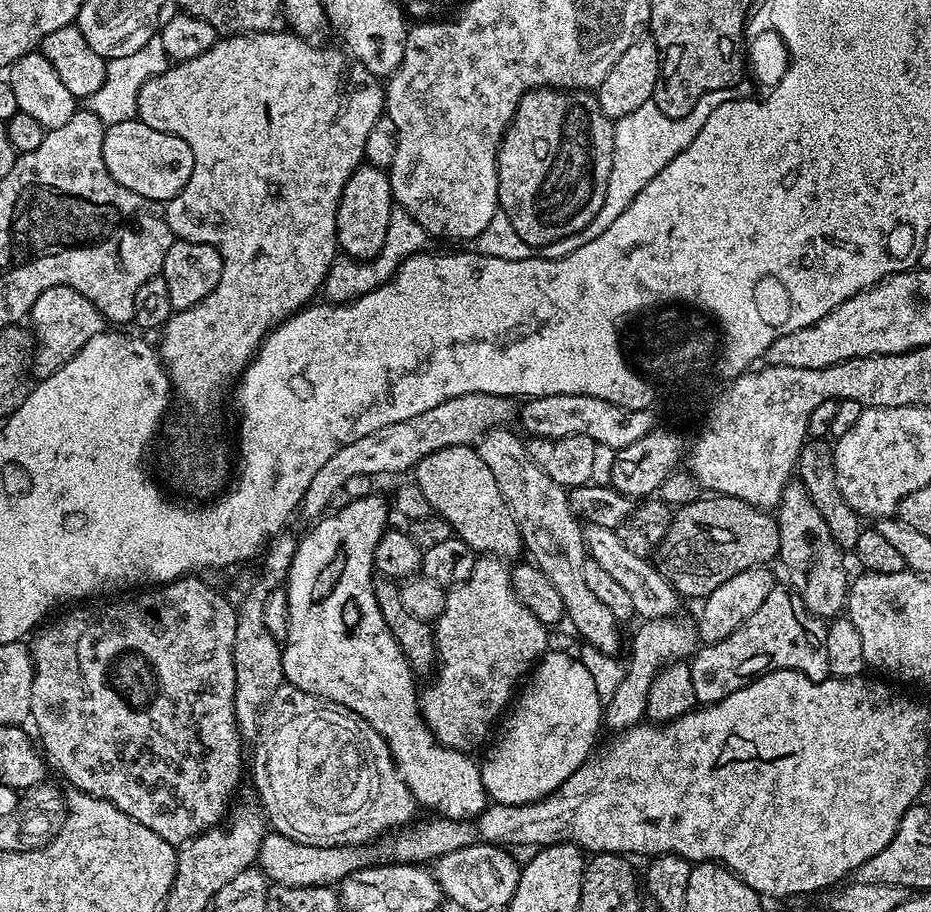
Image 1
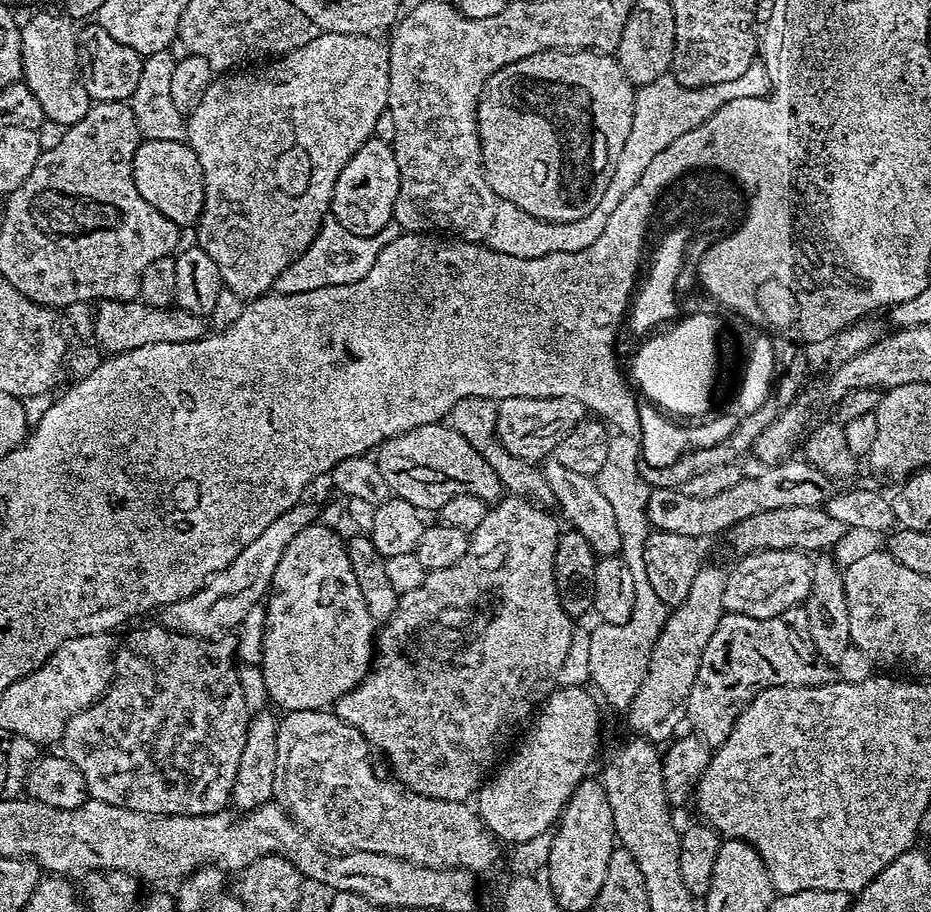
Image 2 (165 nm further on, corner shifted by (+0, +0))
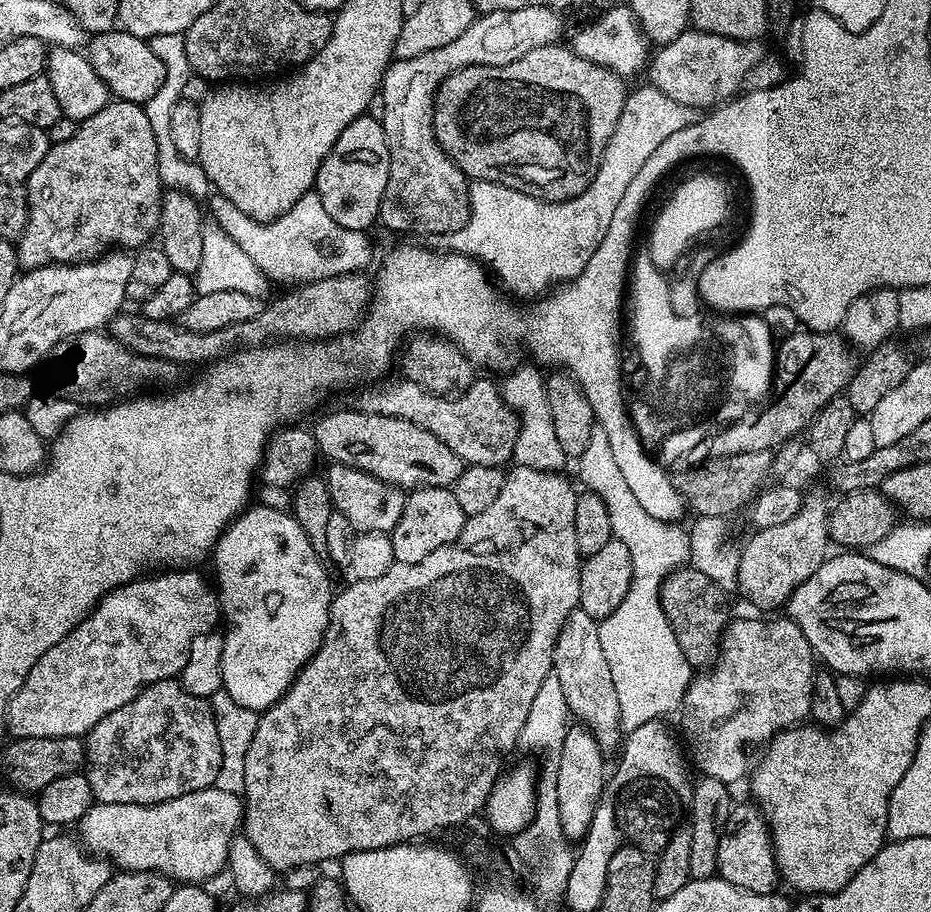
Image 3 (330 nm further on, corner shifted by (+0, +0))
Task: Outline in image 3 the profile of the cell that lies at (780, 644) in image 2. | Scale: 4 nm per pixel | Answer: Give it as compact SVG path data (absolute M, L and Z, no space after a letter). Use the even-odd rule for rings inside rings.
M733 619L720 637L720 646L710 671L693 675L678 709L682 740L690 749L690 760L701 769L703 775L718 778L718 782L732 786L735 780L749 775L750 760L744 747L760 744L777 736L786 728L795 728L809 719L810 694L814 675L814 653L806 642L806 634L798 630L794 621L781 620L736 620Z

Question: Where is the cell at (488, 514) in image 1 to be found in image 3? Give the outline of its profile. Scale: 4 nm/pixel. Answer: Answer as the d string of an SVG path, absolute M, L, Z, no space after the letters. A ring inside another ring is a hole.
M332 412L324 416L314 427L314 439L319 455L329 456L332 464L345 464L362 470L382 482L396 488L415 490L418 488L446 488L462 474L464 461L446 446L438 442L430 430L414 426L393 416L379 416L369 412Z

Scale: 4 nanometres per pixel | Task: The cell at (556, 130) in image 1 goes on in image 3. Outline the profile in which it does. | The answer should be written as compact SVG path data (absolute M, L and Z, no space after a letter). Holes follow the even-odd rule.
M557 42L538 46L538 50L530 50L530 54L522 54L522 58L514 58L514 62L506 62L506 66L486 66L485 64L466 66L462 70L452 72L444 79L442 86L436 91L436 101L432 107L434 134L444 153L464 171L464 175L468 177L469 181L489 180L495 184L506 186L510 190L518 190L527 196L553 202L574 198L578 194L582 194L582 190L586 190L586 186L590 186L590 182L598 174L600 159L614 134L614 126L618 126L618 118L622 114L624 103L628 101L629 89L624 88L625 77L610 71L609 68L603 68L582 58L578 53L572 51L571 47L564 45L563 48L562 45L563 43Z

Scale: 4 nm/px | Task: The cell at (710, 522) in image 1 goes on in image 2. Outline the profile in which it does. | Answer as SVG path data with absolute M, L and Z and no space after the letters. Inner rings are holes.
M786 506L782 510L766 510L762 514L742 518L727 530L726 538L729 546L737 552L735 555L740 558L747 556L749 552L766 550L795 550L811 554L818 548L832 550L845 529L842 522L830 518L823 507Z

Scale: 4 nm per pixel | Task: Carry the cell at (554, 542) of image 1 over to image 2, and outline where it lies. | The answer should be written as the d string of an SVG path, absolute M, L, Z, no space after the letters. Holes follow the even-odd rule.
M477 396L458 398L454 402L454 406L450 406L450 410L444 416L443 423L455 430L462 438L466 438L466 442L470 446L474 446L474 450L478 450L478 454L482 454L482 458L486 458L486 462L490 464L490 470L494 470L494 474L498 476L498 482L502 485L505 493L540 502L540 499L545 499L548 496L544 475L535 463L522 458L514 458L500 445L496 438L496 405L497 401L495 400Z

